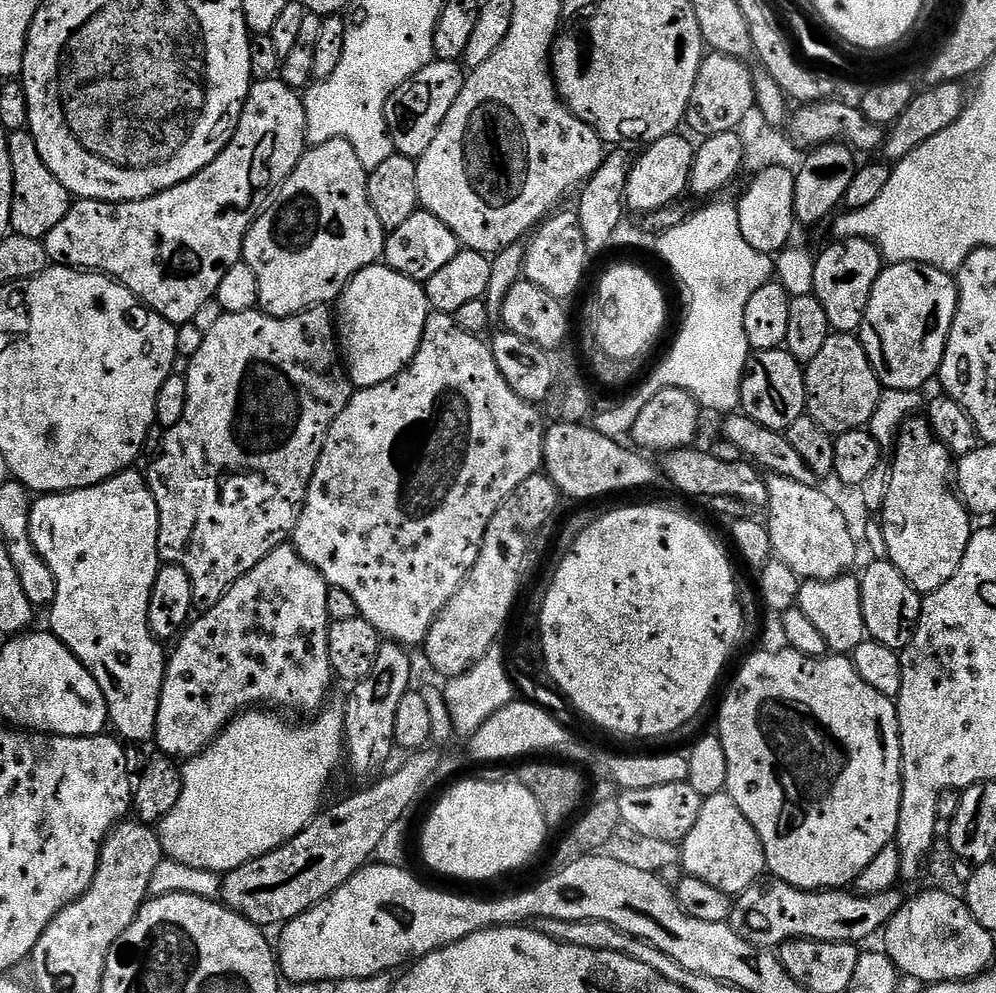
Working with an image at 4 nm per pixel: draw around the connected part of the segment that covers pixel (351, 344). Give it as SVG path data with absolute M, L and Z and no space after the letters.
M383 262L371 264L353 276L334 308L338 347L343 367L348 367L352 379L351 387L359 390L378 386L406 368L422 342L429 315L428 296L421 281L411 280Z

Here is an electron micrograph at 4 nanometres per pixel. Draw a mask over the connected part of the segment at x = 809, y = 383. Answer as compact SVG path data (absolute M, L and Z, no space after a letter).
M833 334L826 338L826 346L804 368L807 415L827 432L839 434L871 425L872 415L880 401L880 379L868 361L859 339L852 334Z

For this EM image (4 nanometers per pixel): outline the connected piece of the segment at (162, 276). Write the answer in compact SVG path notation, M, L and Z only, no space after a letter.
M279 78L275 80L257 80L253 83L252 89L248 91L248 97L244 100L244 109L230 142L221 150L218 158L214 158L214 162L207 164L199 174L190 177L186 182L168 188L156 196L147 196L145 200L113 202L111 200L77 199L71 210L66 214L66 218L62 218L62 222L58 222L58 226L54 226L54 230L50 230L50 234L43 239L44 249L48 251L49 261L53 265L62 268L75 268L110 276L112 279L117 280L123 288L129 288L140 300L140 303L157 312L163 320L169 320L170 323L177 326L193 323L197 319L196 315L211 300L213 303L214 297L221 291L220 283L222 278L226 278L226 270L230 270L230 266L241 263L244 255L244 239L250 230L250 226L259 218L261 212L268 207L274 190L284 183L285 178L294 170L294 166L298 166L298 162L304 156L307 144L308 123L306 122L306 110L304 109L301 93L297 89L286 86Z

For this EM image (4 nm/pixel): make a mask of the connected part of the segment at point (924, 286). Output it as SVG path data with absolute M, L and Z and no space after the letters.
M888 264L874 282L870 298L878 298L874 304L882 308L882 330L890 330L890 348L904 348L904 368L906 384L908 378L916 378L927 385L939 373L940 363L948 345L948 335L956 317L956 307L960 293L951 275L929 264Z

